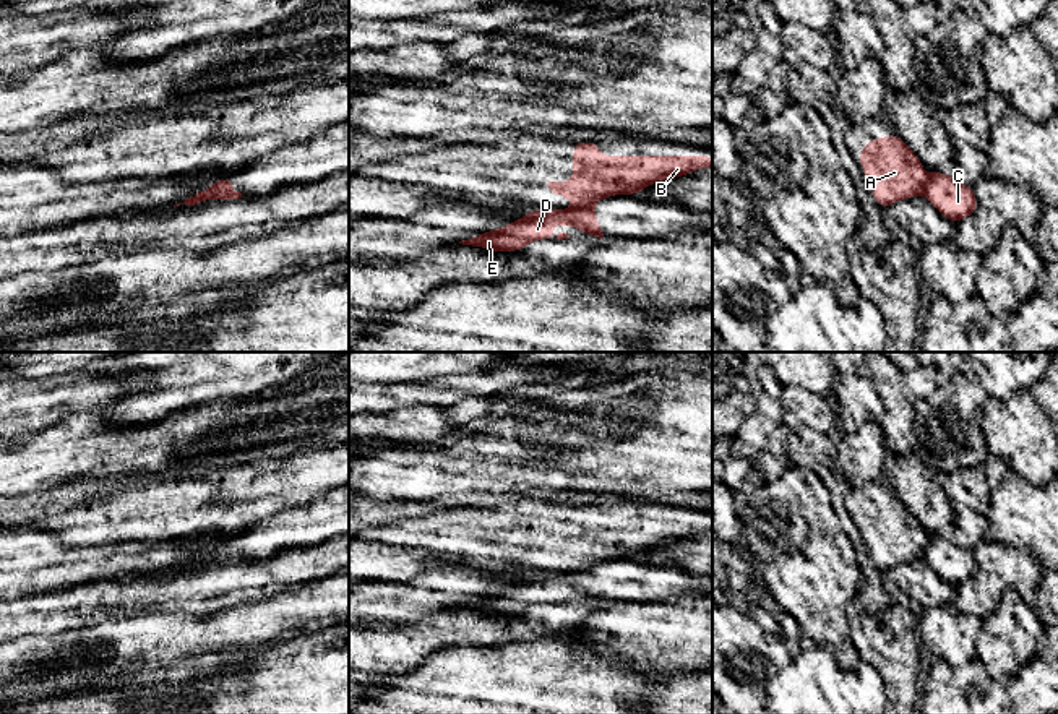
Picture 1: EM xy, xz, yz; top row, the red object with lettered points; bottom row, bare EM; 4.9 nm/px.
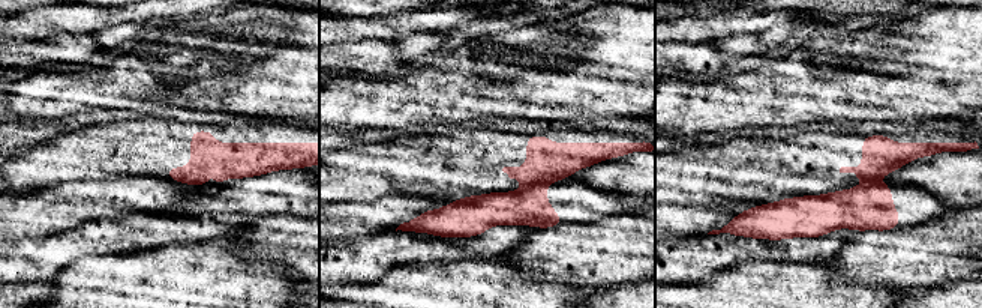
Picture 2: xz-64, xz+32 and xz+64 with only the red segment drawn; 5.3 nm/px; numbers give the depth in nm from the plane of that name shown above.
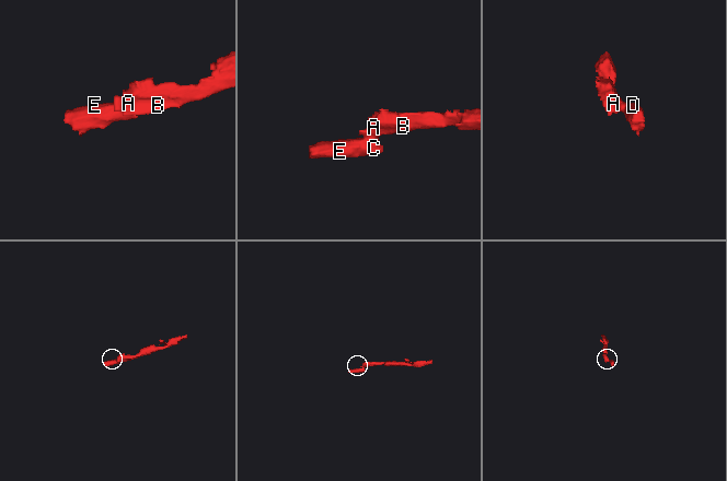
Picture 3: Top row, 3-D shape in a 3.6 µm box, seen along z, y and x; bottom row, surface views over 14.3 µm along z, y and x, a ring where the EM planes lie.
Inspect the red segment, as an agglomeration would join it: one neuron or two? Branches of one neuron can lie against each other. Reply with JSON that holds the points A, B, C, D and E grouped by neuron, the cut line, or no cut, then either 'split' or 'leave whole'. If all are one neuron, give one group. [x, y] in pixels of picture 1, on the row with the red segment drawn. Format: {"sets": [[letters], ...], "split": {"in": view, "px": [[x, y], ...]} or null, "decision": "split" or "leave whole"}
{"sets": [["A", "B"], ["C", "D", "E"]], "split": {"in": "xz", "px": [[593, 202], [580, 206]]}, "decision": "split"}

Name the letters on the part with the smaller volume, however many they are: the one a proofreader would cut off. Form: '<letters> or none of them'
C, D, E

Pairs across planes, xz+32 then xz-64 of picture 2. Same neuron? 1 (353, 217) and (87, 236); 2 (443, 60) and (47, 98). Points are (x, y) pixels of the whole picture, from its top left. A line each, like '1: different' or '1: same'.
1: different
2: same

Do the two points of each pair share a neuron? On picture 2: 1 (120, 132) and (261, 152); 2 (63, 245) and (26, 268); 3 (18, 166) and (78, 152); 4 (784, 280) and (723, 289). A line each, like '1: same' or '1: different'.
1: same
2: same
3: same
4: same

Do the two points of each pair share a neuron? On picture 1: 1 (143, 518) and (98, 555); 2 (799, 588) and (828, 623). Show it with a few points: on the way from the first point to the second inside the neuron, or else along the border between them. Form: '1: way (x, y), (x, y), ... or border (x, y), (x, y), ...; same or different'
1: border (153, 542), (109, 542), (77, 547); different
2: way (807, 596), (820, 609), (821, 615); same

